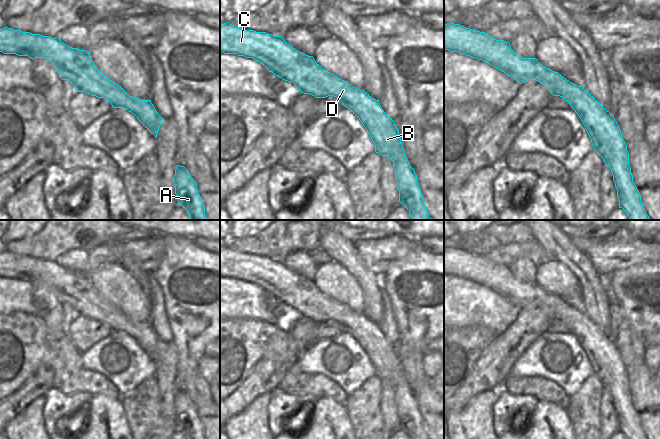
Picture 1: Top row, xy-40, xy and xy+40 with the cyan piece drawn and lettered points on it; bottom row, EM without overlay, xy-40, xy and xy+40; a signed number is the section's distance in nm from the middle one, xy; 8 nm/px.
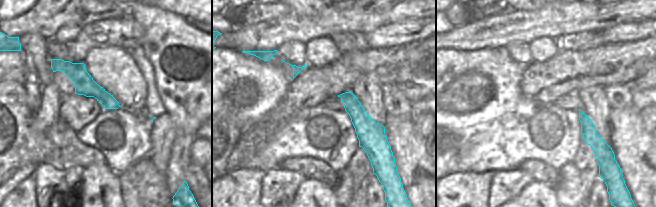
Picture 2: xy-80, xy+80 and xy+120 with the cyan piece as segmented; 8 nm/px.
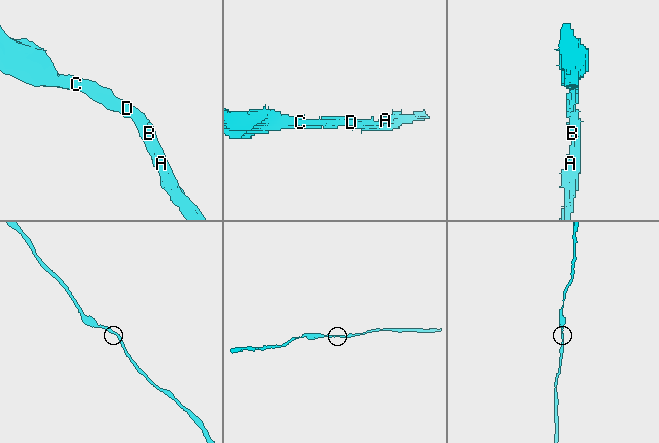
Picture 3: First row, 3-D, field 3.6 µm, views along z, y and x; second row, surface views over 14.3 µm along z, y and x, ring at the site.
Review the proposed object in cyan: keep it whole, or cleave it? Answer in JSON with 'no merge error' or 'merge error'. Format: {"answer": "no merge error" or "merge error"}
{"answer": "no merge error"}

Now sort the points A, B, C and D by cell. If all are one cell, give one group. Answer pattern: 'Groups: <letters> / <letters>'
Groups: A B C D

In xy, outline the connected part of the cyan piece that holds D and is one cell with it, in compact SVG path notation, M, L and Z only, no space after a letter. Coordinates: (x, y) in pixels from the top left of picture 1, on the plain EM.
M227 245L220 248L220 276L252 282L260 286L269 296L285 305L292 306L304 318L310 318L315 322L328 320L338 322L361 345L375 369L375 376L381 380L388 380L393 385L399 426L409 435L409 439L429 439L417 399L405 379L399 354L395 346L384 336L379 324L324 294L313 280L296 274L281 260L236 252Z

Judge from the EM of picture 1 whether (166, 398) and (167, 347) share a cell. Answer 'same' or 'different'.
same

